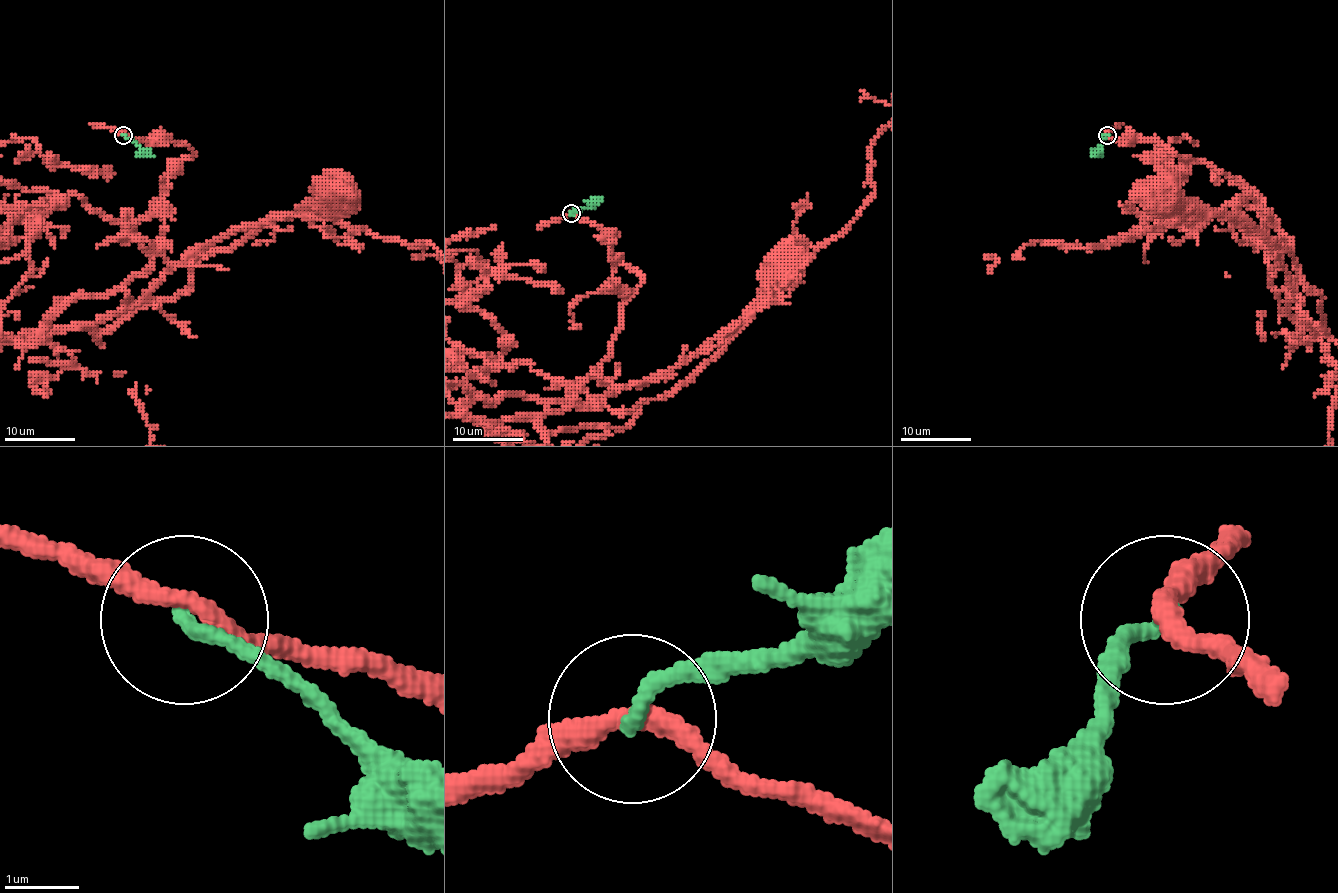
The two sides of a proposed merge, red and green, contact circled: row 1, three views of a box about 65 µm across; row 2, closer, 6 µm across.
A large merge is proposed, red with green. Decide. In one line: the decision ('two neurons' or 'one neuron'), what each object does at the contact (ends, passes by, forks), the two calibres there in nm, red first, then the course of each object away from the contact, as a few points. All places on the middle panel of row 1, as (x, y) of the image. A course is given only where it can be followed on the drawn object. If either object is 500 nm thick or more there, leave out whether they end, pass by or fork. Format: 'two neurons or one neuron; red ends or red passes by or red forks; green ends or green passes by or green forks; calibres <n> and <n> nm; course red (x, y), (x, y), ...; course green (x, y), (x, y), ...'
two neurons; red passes by; green ends; calibres 260 and 200 nm; course red (571, 214), (640, 280), (579, 388), (594, 374), (650, 382), (697, 356), (782, 267); course green (571, 214), (592, 207), (601, 198)

